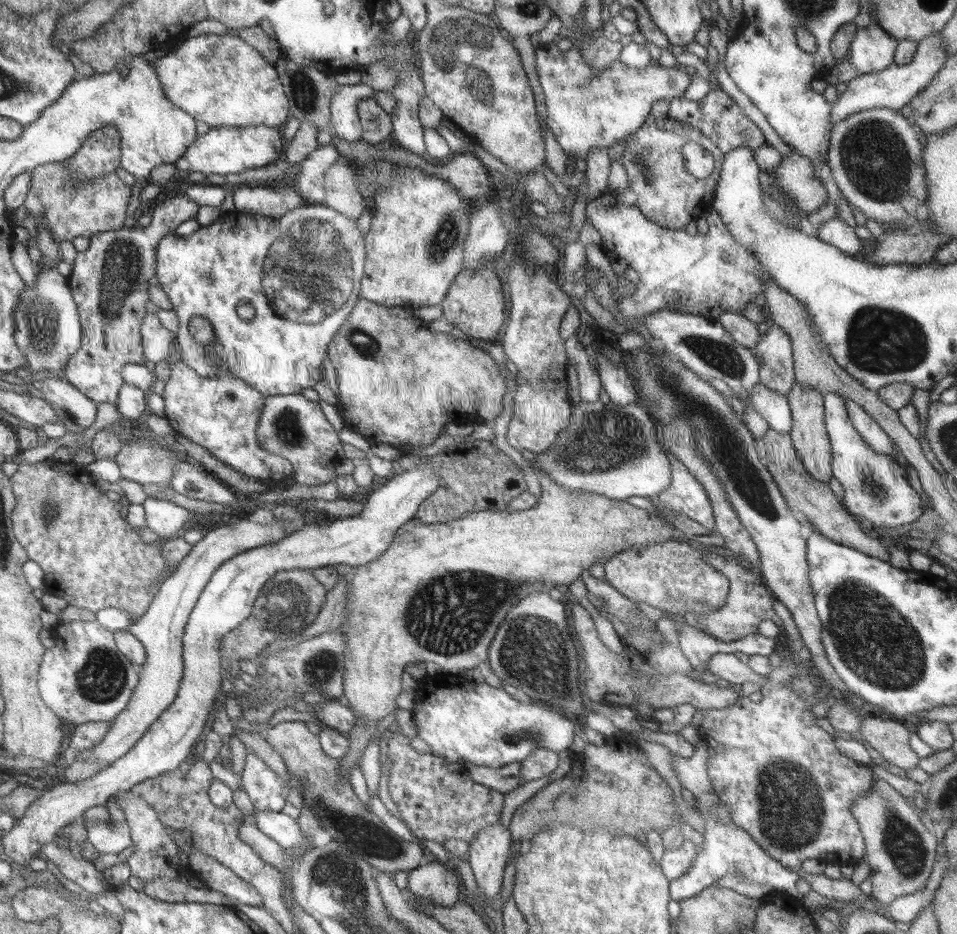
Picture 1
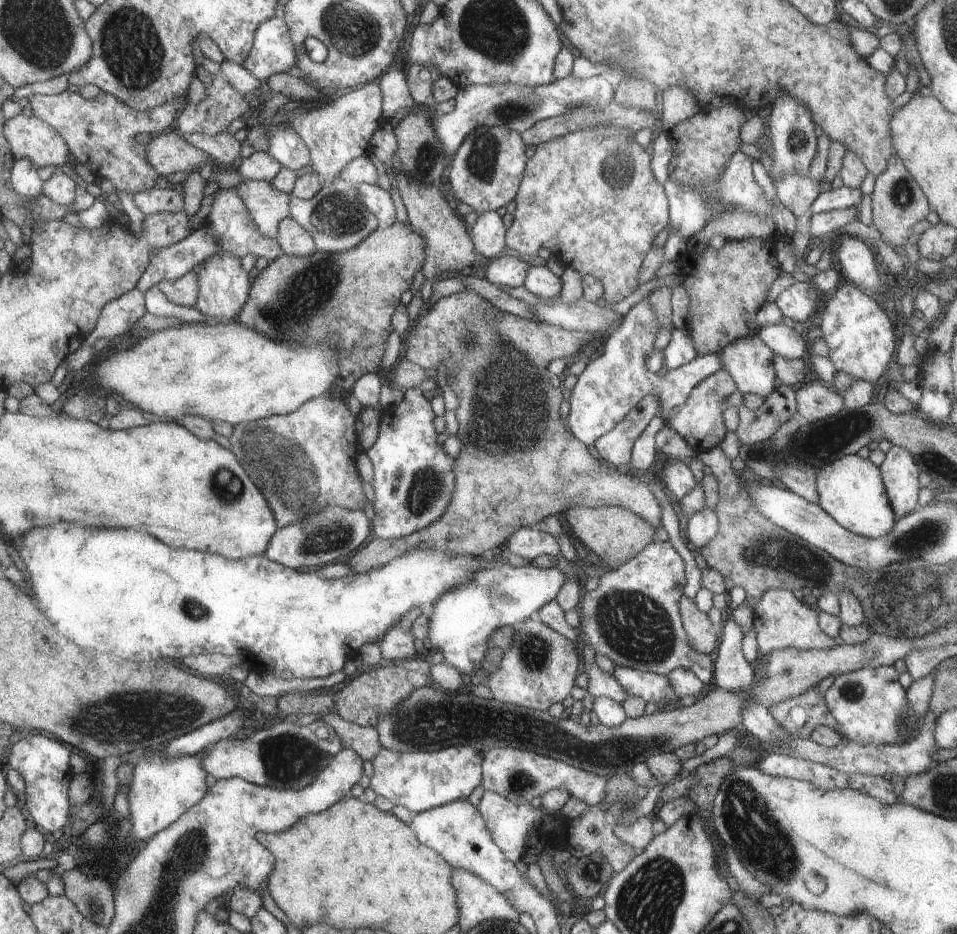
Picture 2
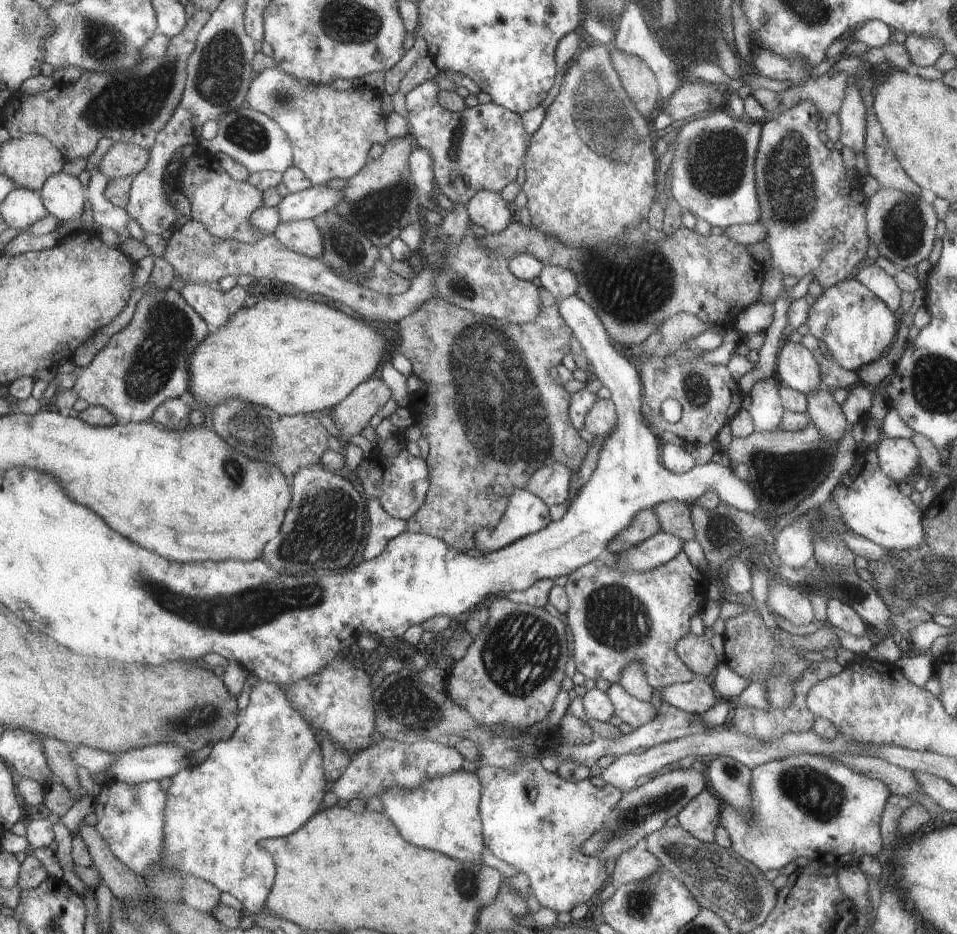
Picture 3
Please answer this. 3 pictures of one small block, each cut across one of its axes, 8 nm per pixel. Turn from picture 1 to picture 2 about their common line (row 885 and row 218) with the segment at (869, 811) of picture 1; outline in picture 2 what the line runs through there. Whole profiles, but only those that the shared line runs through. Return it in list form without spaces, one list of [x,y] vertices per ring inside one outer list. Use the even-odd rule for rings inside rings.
[[[898,156],[890,158],[886,171],[876,177],[876,186],[872,192],[873,224],[886,243],[892,248],[902,250],[908,243],[913,227],[926,219],[930,208],[926,196],[905,168],[904,162]]]

